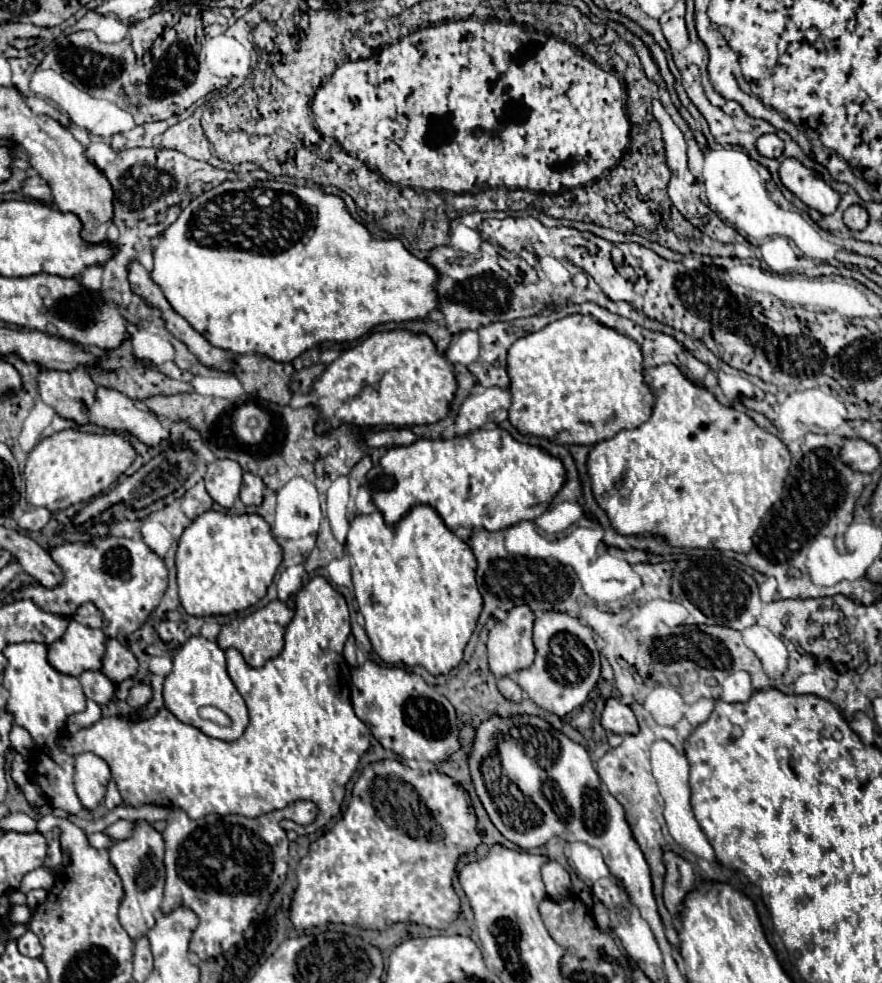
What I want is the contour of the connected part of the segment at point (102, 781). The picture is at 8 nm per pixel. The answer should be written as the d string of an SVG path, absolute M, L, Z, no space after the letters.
M92 752L76 756L74 786L86 810L94 810L104 800L108 780L110 780L110 768L100 756Z

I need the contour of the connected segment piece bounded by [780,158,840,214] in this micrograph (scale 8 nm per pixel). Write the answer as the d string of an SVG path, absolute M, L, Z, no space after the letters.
M786 158L780 164L780 180L808 208L820 214L832 214L840 202L840 196L814 170L808 170L794 158Z

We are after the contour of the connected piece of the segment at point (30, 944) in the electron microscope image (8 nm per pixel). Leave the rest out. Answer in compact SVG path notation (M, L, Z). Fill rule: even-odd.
M26 932L22 938L18 938L18 950L24 956L38 958L42 954L42 944L40 944L40 940L38 940L38 936L34 932Z

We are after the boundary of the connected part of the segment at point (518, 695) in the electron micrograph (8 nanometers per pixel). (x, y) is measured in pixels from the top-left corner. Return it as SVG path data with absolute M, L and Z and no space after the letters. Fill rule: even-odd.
M498 678L498 690L500 690L500 694L504 696L504 698L508 698L508 700L512 700L512 702L520 702L522 698L524 698L524 694L522 694L522 688L512 680L512 678Z

